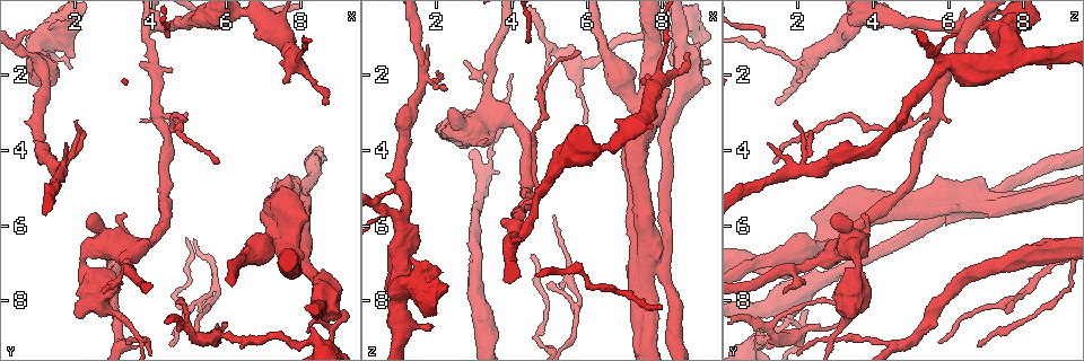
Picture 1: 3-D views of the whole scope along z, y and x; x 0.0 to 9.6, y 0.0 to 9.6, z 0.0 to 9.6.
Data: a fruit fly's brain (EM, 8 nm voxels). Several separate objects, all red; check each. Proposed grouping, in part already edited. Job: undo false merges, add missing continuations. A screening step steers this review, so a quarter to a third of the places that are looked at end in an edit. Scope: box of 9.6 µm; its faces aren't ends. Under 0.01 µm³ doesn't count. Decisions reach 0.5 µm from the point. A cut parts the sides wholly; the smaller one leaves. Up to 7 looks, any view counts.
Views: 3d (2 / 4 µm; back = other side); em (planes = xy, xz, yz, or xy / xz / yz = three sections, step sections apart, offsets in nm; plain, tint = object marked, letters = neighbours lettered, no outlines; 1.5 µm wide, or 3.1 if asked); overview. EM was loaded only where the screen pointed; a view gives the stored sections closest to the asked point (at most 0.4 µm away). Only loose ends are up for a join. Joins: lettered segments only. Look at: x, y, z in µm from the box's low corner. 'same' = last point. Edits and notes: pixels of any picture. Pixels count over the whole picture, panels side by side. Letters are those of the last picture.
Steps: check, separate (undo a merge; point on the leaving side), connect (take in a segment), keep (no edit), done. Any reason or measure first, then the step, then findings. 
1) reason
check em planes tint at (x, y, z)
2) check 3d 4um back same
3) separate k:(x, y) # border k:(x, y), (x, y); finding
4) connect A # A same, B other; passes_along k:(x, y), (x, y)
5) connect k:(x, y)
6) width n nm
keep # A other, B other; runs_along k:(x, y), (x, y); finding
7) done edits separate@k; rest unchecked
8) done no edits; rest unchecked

branch stops here
check 3d 4um at (4.95, 8.25, 7.55)

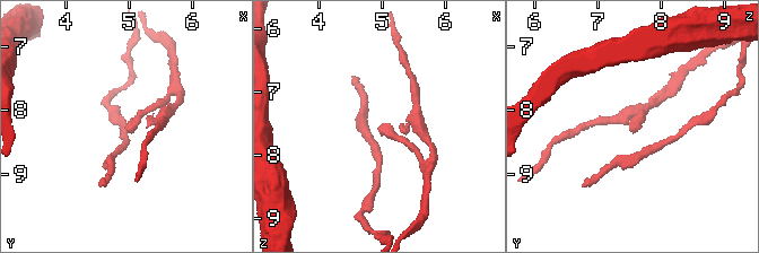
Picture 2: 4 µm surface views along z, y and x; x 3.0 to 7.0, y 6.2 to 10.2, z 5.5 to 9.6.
need the tissue
check em xy step 4 tint at (4.90, 8.30, 7.60)

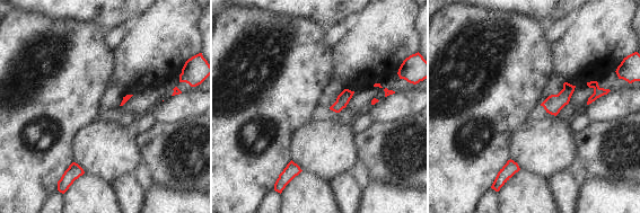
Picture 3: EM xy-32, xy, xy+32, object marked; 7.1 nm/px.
check em xy step 4 letters same

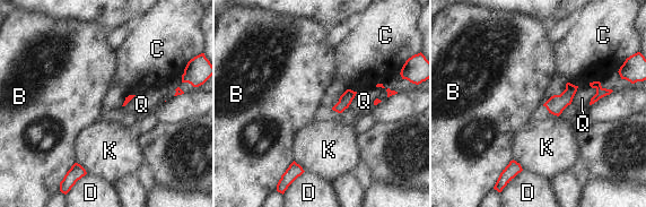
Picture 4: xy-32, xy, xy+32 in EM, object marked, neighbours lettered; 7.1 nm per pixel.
keep # B other, C other, D other, K other, Q other; border 4:(513, 158), (499, 175); no lettered segment goes on from it

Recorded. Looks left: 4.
tapers out
check 3d 4um back at (2.05, 3.20, 1.90)

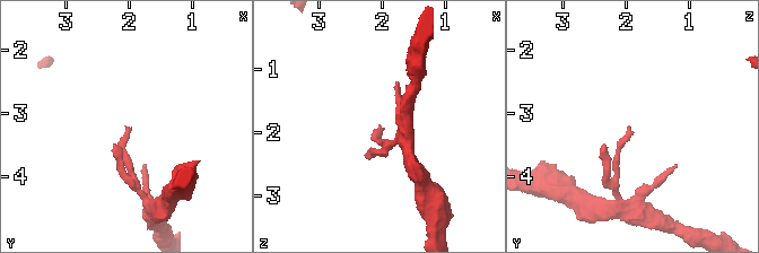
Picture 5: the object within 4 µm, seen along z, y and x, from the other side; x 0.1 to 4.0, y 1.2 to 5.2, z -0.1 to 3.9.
check em planes plain at (2.05, 3.15, 1.95)

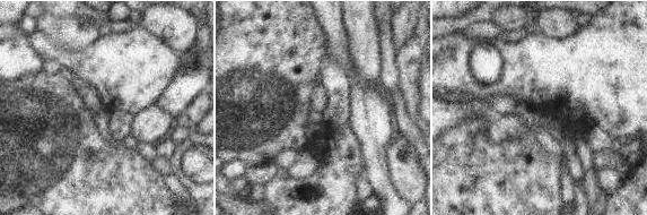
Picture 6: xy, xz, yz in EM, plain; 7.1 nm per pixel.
check em planes letters same

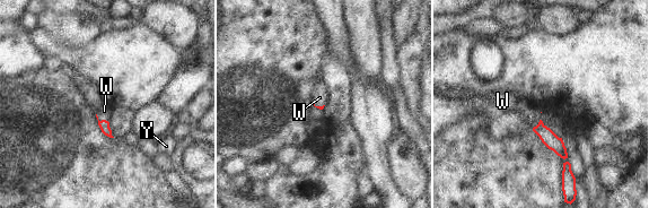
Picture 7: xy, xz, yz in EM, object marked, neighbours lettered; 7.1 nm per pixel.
connect W # W same, Y other; passes_along 7:(104, 124), (102, 120), (104, 111); the cell continues

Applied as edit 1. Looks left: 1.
done edits connect@7; rest unchecked

